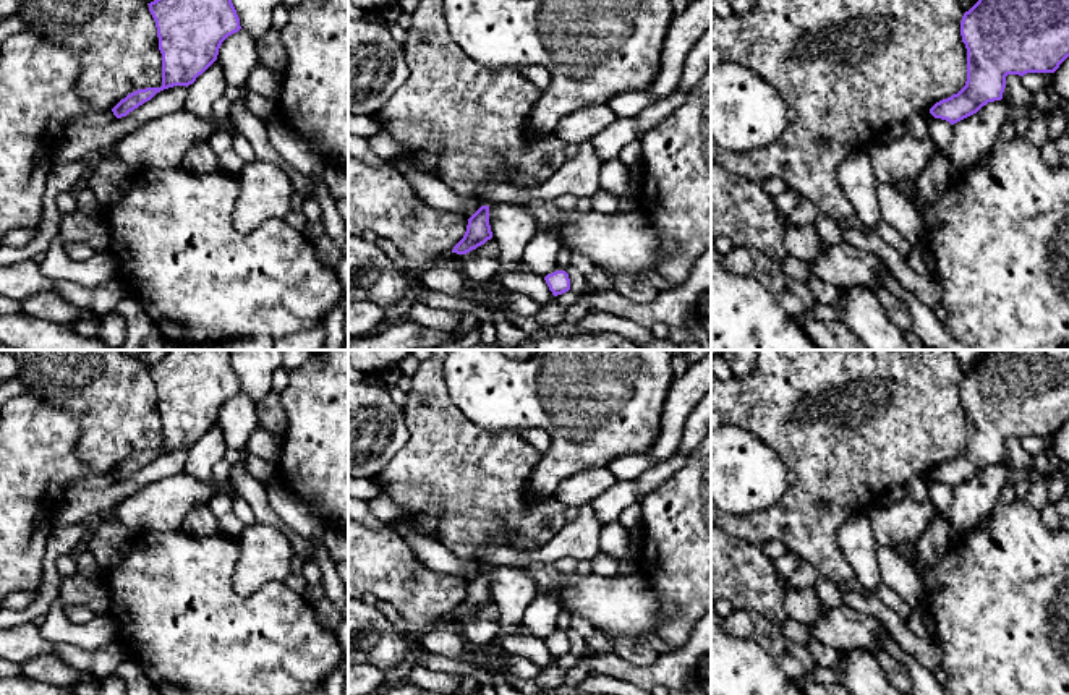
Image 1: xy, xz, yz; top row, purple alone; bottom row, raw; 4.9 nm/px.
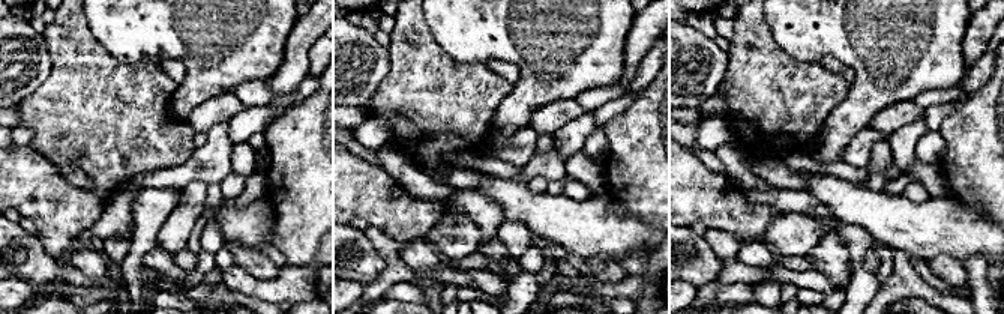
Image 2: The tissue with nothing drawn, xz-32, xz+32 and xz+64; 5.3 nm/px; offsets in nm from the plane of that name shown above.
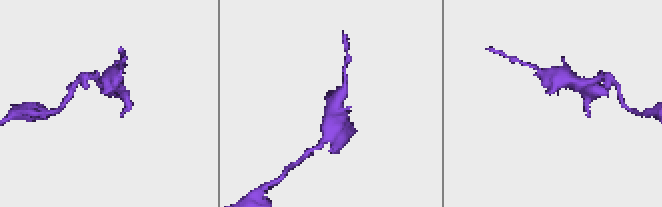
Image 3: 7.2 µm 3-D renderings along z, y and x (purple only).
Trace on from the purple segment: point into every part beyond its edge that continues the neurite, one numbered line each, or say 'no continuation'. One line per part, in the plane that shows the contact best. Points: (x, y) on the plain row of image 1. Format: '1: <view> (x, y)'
no continuation

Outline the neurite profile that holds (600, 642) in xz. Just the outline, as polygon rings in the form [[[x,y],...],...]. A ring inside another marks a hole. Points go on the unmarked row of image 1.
[[[596,632],[586,640],[586,651],[588,654],[615,653],[609,635],[606,635],[604,632]]]

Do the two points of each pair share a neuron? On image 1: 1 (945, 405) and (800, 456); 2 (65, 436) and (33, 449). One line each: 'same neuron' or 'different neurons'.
1: same neuron
2: same neuron

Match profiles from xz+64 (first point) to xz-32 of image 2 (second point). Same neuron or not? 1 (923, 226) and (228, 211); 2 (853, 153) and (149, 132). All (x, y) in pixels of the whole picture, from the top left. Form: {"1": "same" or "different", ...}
{"1": "same", "2": "same"}

